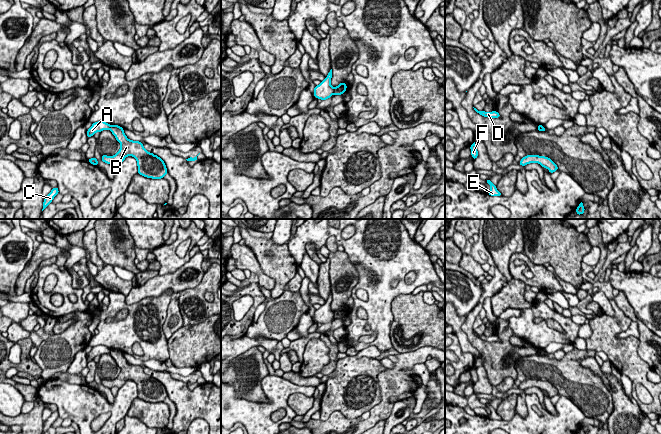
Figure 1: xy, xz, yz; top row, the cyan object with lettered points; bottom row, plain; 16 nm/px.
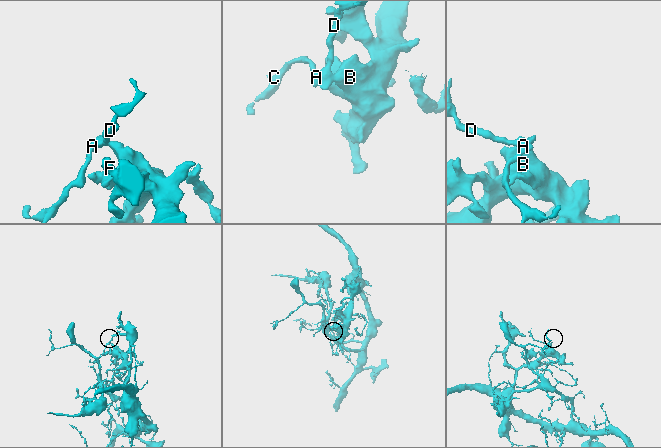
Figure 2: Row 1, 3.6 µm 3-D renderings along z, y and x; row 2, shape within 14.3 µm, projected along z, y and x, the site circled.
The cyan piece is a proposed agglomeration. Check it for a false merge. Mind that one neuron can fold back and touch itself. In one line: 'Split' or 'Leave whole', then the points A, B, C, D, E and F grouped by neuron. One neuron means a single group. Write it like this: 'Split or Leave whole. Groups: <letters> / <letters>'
Split. Groups: A C D / B E F

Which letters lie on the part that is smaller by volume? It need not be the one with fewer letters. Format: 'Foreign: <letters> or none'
Foreign: B, E, F

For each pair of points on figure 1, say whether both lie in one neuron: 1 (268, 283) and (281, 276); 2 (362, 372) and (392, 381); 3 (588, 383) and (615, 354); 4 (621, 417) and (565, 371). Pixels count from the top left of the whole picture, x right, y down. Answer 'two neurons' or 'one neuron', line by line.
1: two neurons
2: two neurons
3: two neurons
4: two neurons

